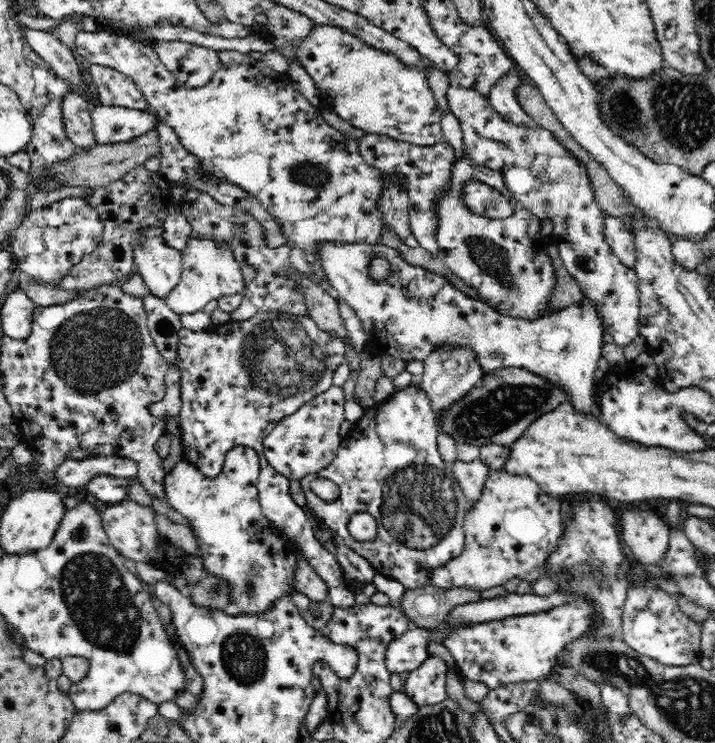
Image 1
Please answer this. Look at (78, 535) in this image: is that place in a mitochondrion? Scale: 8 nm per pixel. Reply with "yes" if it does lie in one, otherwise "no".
yes

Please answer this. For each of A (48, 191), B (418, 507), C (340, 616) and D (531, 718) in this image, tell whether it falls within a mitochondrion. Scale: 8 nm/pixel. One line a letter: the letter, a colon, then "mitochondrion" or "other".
A: other
B: mitochondrion
C: other
D: other

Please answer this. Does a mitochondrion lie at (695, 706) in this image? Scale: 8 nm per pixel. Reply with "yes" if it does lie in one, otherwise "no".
yes

